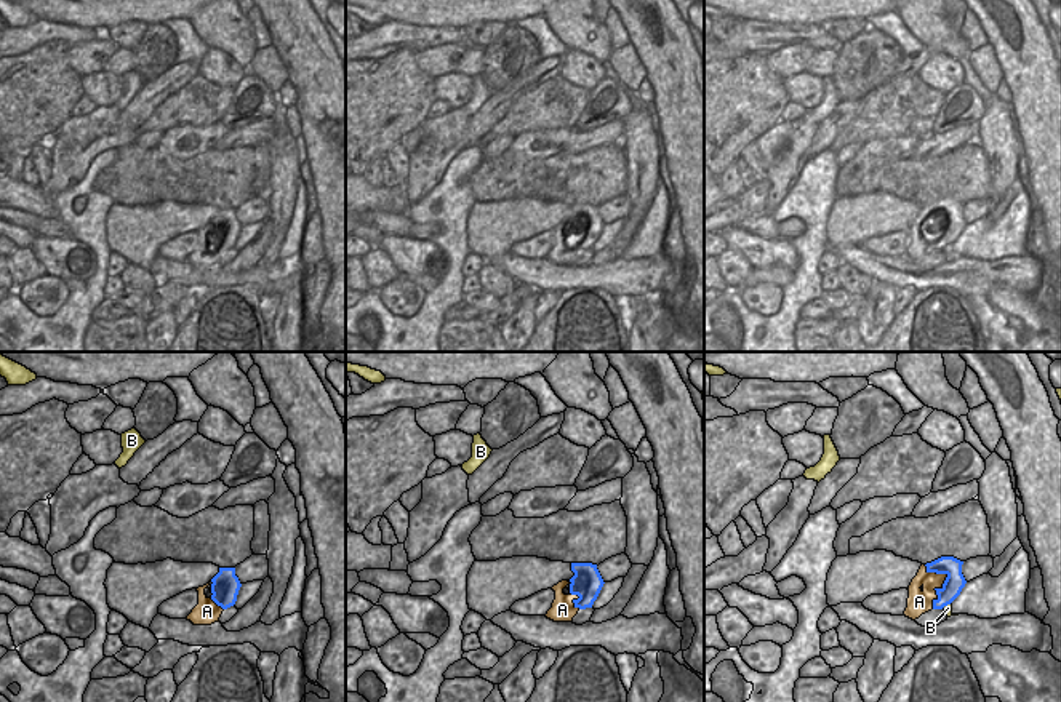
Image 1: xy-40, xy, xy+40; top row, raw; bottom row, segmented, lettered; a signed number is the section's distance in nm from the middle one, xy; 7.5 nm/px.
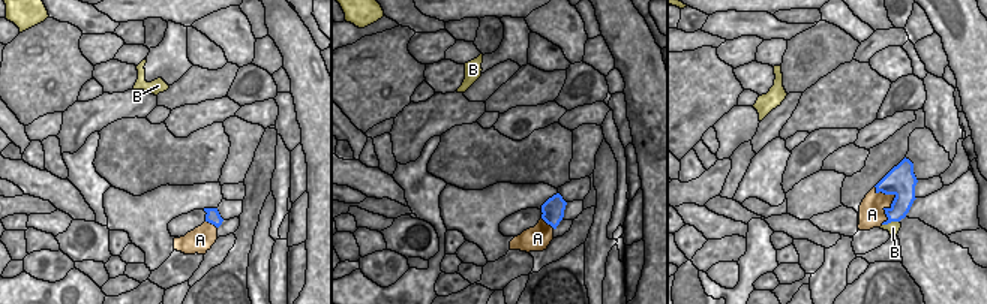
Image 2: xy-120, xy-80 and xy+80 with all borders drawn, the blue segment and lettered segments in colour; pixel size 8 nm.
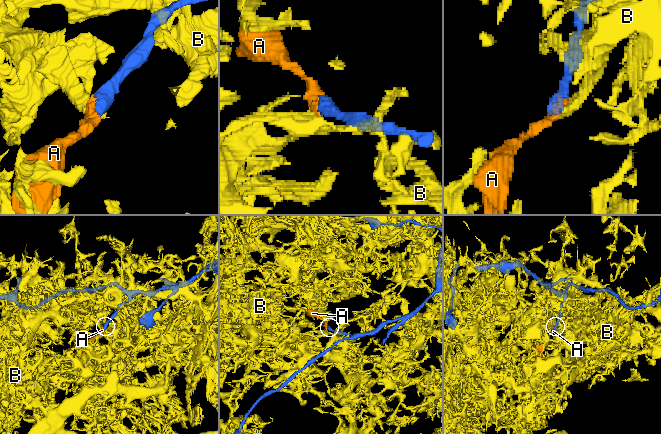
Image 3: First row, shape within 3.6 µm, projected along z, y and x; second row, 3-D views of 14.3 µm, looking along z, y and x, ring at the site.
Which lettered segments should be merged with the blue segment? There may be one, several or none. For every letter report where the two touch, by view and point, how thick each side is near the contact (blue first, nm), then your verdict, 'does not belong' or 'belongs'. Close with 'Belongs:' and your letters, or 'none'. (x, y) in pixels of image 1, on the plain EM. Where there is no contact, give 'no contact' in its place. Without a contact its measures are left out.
A: contact xy+40 (944, 223); calibres 150 and 170 nm; belongs
B: contact xy+40 (944, 247); calibres 150 and 50 nm; does not belong
Belongs: A

